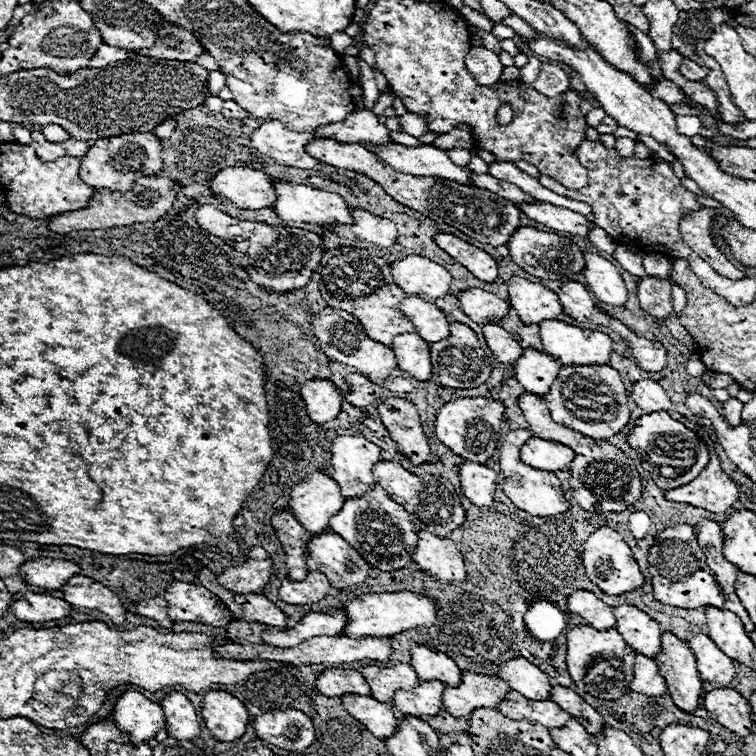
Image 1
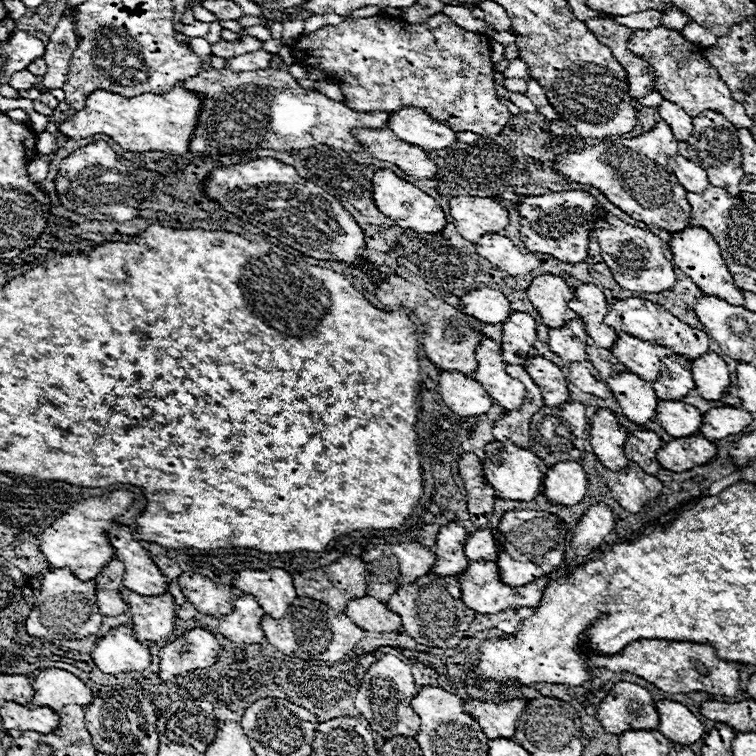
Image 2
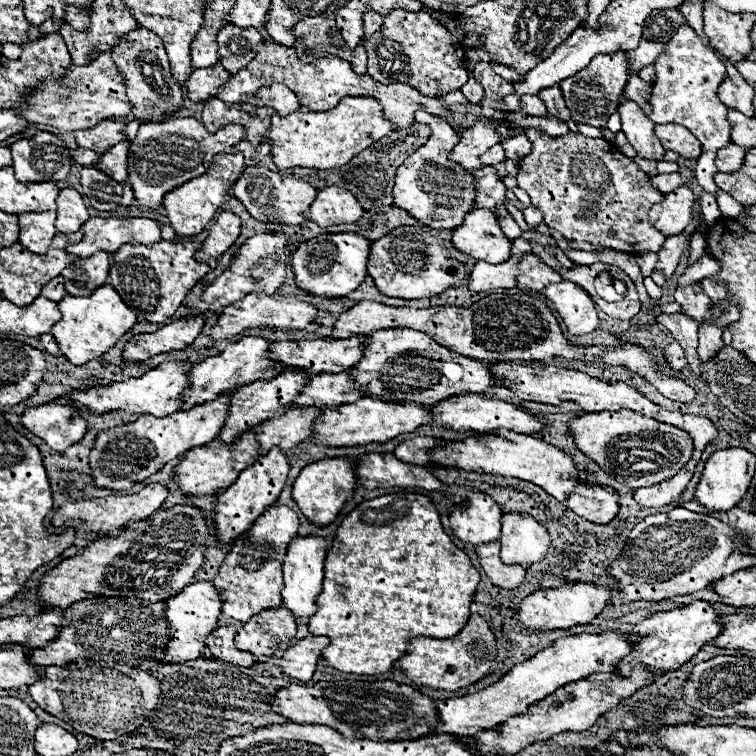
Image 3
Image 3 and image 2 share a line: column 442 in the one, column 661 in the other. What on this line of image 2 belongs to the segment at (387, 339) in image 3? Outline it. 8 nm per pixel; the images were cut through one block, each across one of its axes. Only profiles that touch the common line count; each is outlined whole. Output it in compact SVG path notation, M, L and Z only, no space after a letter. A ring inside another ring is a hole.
M618 334L618 340L612 344L610 348L612 356L616 360L620 360L630 372L642 376L642 380L646 380L650 384L650 388L654 388L658 400L680 400L684 398L690 390L694 390L694 380L692 380L692 370L690 370L690 360L686 360L684 356L674 354L672 350L658 346L658 344L650 344L650 342L642 342L634 336L628 334Z

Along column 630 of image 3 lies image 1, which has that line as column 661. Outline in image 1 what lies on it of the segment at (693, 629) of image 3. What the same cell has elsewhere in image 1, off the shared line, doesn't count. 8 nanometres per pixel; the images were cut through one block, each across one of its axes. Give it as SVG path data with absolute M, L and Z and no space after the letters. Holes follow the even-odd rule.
M662 630L662 652L654 662L666 678L672 702L684 712L696 710L702 694L702 678L688 644L676 638L670 630Z

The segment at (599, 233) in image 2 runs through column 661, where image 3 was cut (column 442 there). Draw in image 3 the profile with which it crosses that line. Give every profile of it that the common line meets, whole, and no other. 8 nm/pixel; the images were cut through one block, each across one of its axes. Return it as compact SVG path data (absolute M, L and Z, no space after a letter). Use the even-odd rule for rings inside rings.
M400 226L372 242L368 274L374 278L374 284L380 288L380 292L404 300L438 296L440 292L456 288L460 282L470 278L466 264L448 256L444 240L428 234L428 230L422 226Z

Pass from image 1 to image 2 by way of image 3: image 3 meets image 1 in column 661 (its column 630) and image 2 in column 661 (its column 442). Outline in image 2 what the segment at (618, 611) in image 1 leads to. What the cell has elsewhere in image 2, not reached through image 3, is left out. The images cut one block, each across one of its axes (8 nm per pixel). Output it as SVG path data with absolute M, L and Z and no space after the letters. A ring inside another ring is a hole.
M660 700L656 702L656 712L660 720L658 730L672 742L690 746L706 734L702 722L680 702Z

